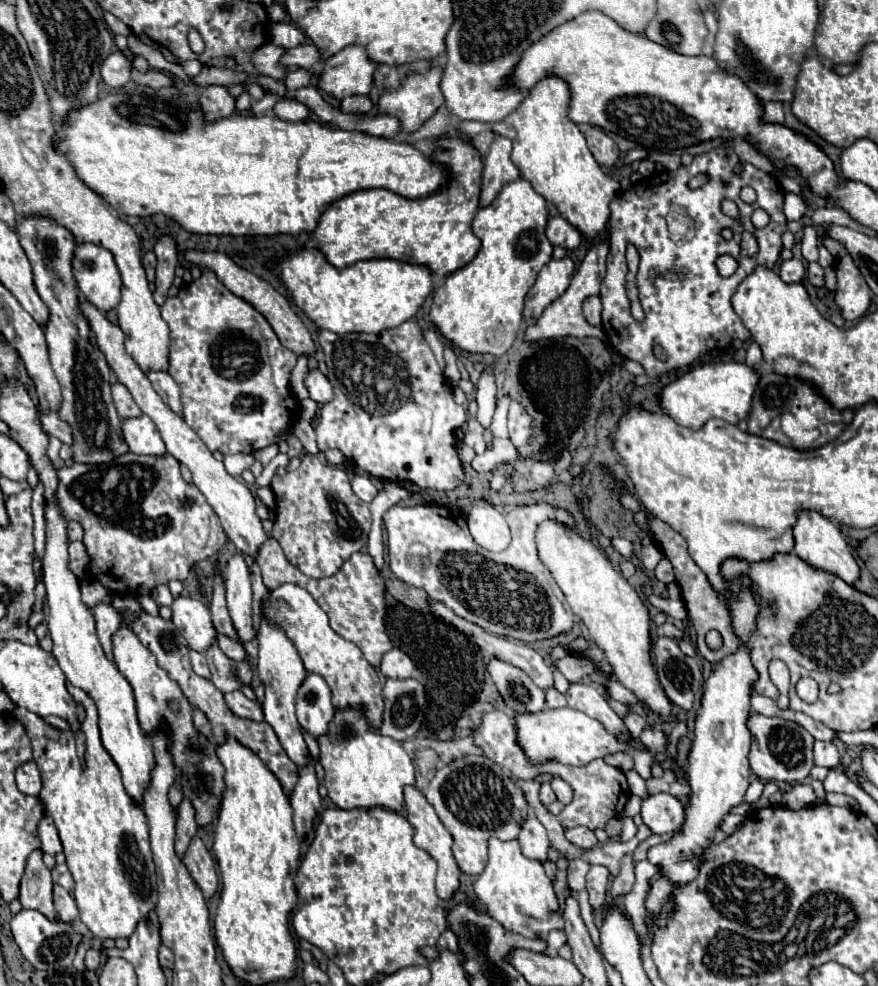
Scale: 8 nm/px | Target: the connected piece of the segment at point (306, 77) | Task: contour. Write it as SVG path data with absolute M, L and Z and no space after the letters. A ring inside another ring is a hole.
M298 69L296 73L290 73L284 83L288 83L290 89L294 89L294 87L296 89L298 87L306 87L306 85L310 85L310 73L306 69Z

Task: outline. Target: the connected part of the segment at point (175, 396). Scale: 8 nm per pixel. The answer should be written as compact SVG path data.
M148 373L148 379L152 381L156 393L162 397L162 401L178 415L182 415L182 403L180 403L180 389L174 383L174 379L168 373Z

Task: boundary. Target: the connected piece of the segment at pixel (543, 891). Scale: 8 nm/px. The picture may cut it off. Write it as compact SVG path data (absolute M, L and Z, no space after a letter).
M492 839L488 845L488 851L490 851L490 861L488 861L484 873L474 883L474 893L486 905L486 913L492 919L496 919L506 931L518 933L518 935L528 937L528 939L546 939L552 929L564 929L564 919L558 913L558 897L554 893L550 877L544 873L542 863L540 861L528 861L520 853L518 841Z

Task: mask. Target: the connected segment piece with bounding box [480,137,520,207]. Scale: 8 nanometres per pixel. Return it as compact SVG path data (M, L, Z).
M496 137L490 147L490 153L484 159L484 173L482 173L482 191L480 191L480 207L488 207L500 189L520 177L520 171L510 161L512 141L506 137Z

